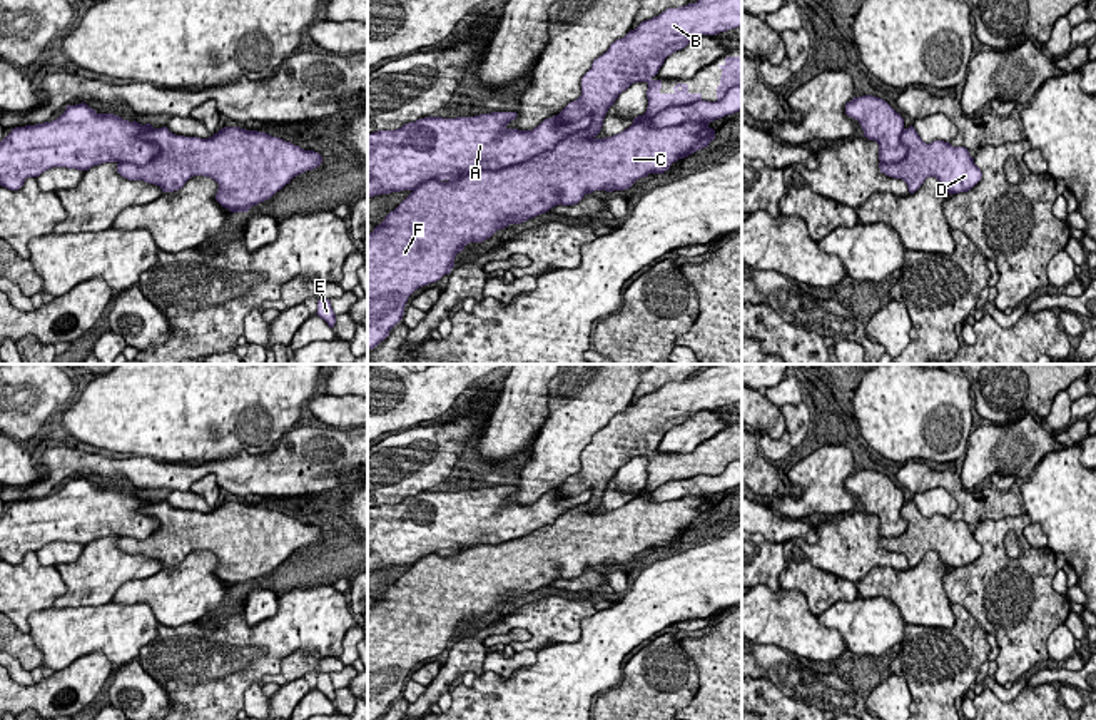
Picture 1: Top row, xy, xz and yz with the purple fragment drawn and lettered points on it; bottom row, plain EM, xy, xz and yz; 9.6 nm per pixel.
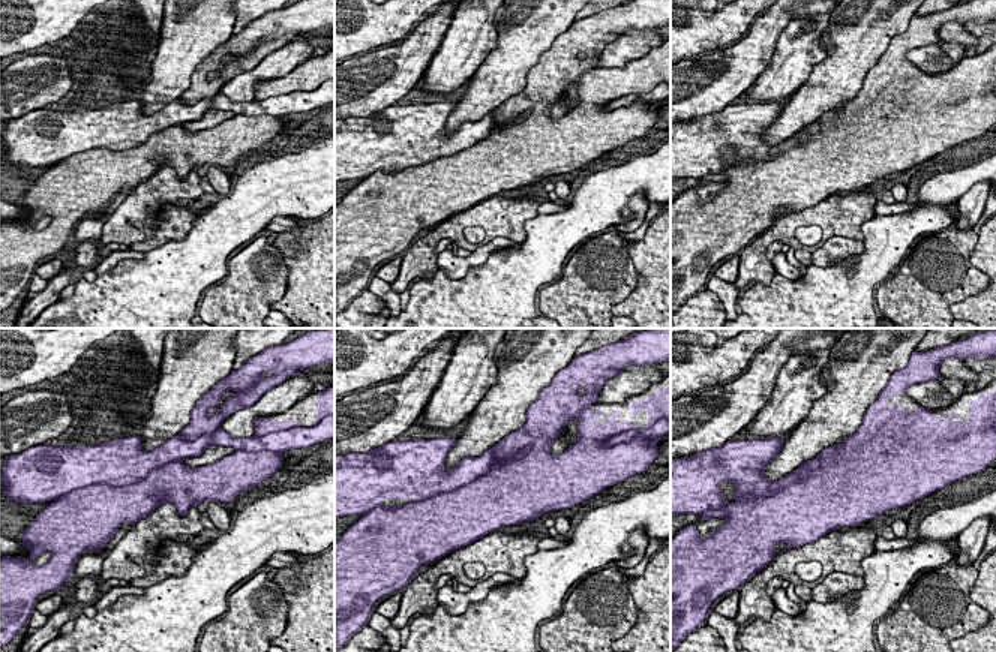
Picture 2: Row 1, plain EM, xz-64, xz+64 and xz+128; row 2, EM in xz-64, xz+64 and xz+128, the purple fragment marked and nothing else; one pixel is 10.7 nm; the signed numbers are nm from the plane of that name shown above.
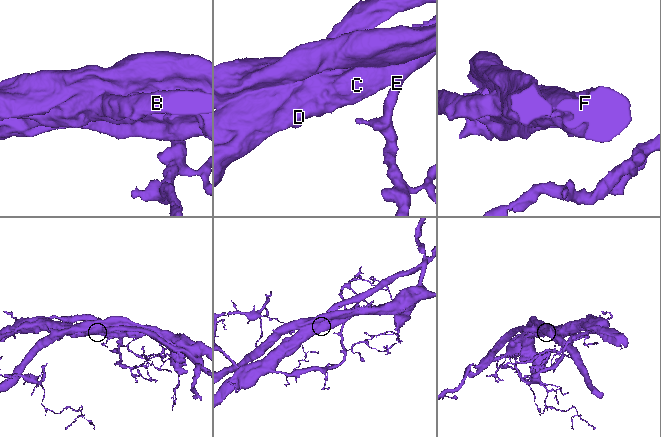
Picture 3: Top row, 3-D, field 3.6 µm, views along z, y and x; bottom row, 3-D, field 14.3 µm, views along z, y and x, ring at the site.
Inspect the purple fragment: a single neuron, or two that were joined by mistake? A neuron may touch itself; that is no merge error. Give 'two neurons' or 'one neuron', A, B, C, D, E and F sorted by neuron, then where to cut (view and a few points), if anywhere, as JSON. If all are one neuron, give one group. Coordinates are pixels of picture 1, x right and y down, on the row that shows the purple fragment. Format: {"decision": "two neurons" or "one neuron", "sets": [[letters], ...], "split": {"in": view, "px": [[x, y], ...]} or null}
{"decision": "two neurons", "sets": [["A"], ["B", "C", "D", "E", "F"]], "split": {"in": "xz", "px": [[592, 116], [587, 127], [520, 162], [461, 171], [450, 181]]}}

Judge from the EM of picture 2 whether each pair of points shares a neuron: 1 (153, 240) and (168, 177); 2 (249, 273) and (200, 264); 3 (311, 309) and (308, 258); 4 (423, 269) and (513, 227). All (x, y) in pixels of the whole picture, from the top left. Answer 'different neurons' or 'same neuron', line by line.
1: different neurons
2: different neurons
3: same neuron
4: same neuron

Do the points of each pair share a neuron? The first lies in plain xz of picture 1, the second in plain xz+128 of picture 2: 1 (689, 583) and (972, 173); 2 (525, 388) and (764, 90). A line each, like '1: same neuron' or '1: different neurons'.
1: same neuron
2: same neuron

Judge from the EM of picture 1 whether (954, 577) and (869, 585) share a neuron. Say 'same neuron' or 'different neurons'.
different neurons

